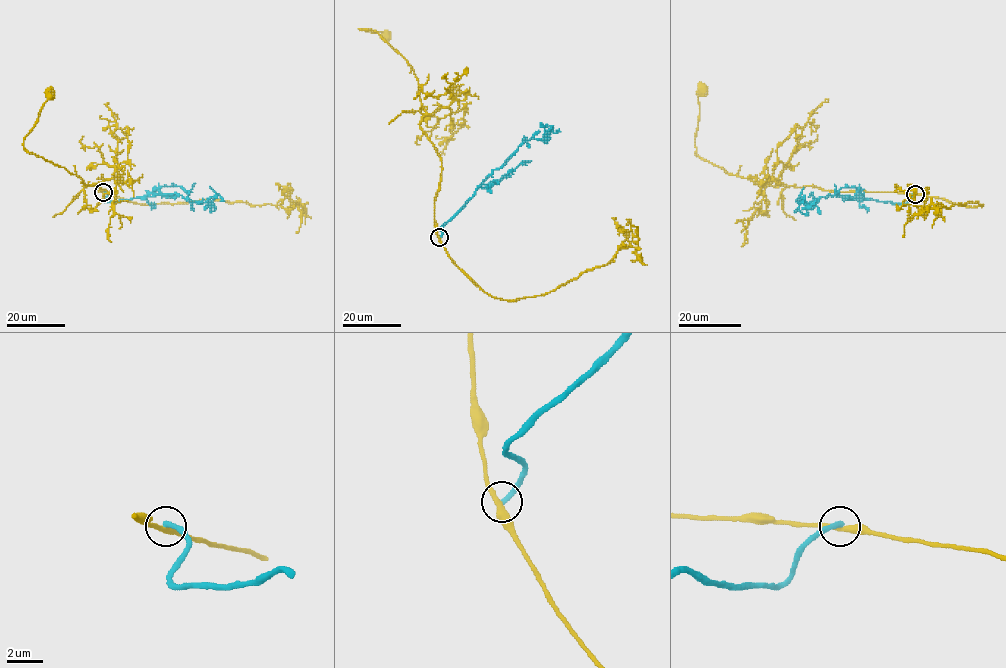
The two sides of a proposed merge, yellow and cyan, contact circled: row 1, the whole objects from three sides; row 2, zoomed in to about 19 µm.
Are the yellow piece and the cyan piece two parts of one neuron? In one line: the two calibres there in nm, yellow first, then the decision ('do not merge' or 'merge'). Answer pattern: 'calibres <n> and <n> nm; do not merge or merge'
calibres 340 and 320 nm; do not merge

